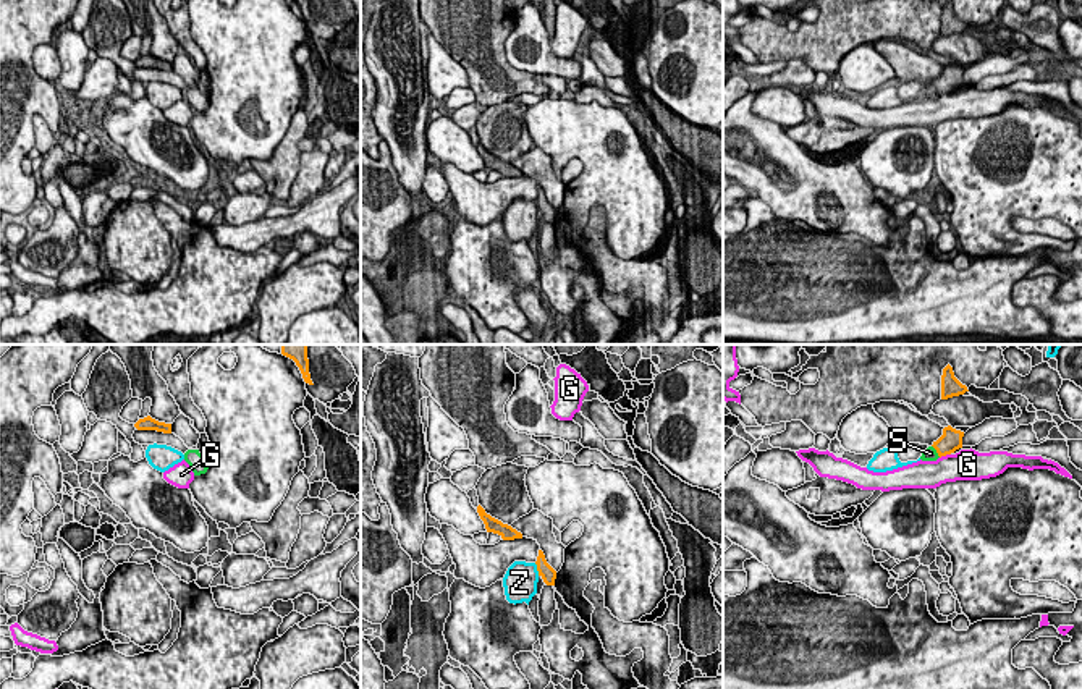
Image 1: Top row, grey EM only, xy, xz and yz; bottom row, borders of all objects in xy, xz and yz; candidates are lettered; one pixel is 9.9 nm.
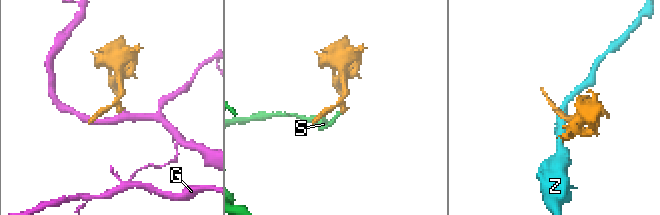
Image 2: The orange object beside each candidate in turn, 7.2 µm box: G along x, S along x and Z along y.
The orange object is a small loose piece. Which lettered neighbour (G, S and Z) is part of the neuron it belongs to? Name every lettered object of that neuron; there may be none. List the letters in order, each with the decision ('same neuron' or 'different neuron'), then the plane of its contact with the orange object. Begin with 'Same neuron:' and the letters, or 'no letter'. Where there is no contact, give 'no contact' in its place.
Same neuron: S
G: different neuron | yz
S: same neuron | yz
Z: different neuron | xz

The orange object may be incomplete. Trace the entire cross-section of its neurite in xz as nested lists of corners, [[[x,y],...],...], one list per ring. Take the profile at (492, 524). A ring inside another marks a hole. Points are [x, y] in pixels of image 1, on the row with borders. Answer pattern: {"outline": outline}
{"outline": [[[480,505],[477,506],[477,513],[485,524],[487,532],[498,534],[503,540],[522,539],[521,532],[487,514]]]}

